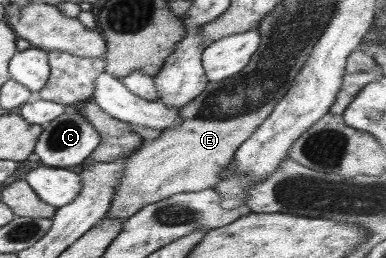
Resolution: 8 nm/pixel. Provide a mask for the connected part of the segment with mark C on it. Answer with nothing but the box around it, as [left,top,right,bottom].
[34,105,100,170]

